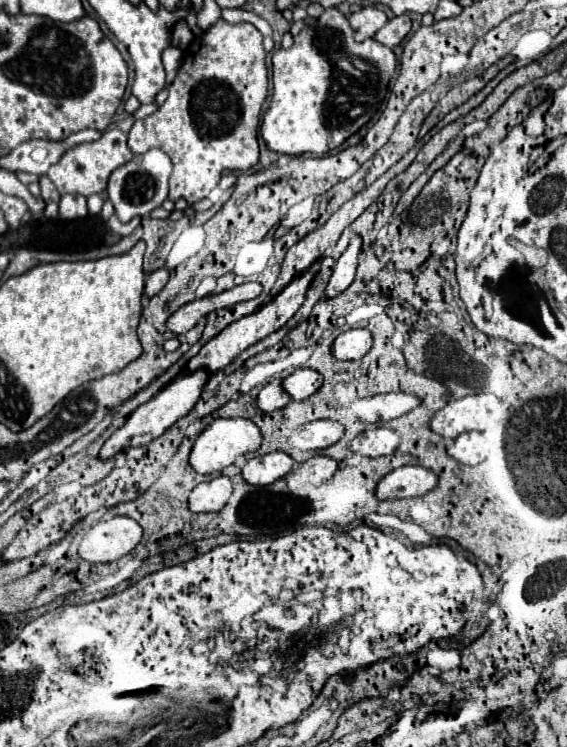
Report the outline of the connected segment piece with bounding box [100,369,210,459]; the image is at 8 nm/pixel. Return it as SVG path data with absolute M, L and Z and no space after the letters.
M198 369L198 371L184 371L182 375L178 375L170 385L166 385L160 393L156 393L148 403L140 405L126 421L124 427L120 427L118 431L112 433L112 437L102 445L100 449L100 459L108 459L108 457L114 457L116 453L124 451L126 447L138 447L138 445L144 445L152 439L156 439L158 435L162 435L168 427L172 427L178 419L186 417L192 407L196 405L196 401L200 399L200 393L208 381L208 371L206 369Z

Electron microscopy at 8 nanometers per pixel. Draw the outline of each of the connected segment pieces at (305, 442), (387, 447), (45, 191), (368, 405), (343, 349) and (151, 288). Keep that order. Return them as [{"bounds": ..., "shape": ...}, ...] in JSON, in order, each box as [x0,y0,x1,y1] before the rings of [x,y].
[{"bounds":[292,419,344,451],"shape":[[[318,419],[308,425],[302,425],[292,433],[292,445],[302,451],[326,449],[338,443],[344,435],[344,427],[332,419]]]},{"bounds":[352,427,400,457],"shape":[[[376,427],[360,433],[352,441],[352,451],[366,457],[382,457],[394,453],[398,445],[400,445],[400,437],[396,431],[386,427]]]},{"bounds":[40,175,60,203],"shape":[[[46,175],[40,179],[40,187],[42,187],[42,199],[44,199],[44,201],[56,201],[56,203],[60,201],[58,189],[52,185],[52,181],[48,181]]]},{"bounds":[354,393,422,423],"shape":[[[384,393],[356,401],[354,413],[366,423],[384,423],[416,409],[422,401],[408,393]]]},{"bounds":[332,329,372,361],"shape":[[[350,329],[336,337],[332,345],[332,355],[340,361],[362,359],[372,347],[372,333],[368,329]]]},{"bounds":[144,269,168,297],"shape":[[[158,269],[158,271],[154,271],[154,273],[150,273],[148,277],[146,277],[146,285],[144,285],[144,295],[146,297],[154,297],[156,293],[160,293],[160,289],[166,285],[166,281],[168,281],[168,269]]]}]

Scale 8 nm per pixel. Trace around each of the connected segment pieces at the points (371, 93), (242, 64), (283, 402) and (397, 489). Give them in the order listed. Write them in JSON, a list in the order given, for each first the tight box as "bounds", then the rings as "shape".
[{"bounds":[260,7,396,155],"shape":[[[330,7],[294,37],[294,45],[290,49],[278,49],[272,55],[274,91],[270,107],[262,117],[260,135],[264,137],[268,149],[272,149],[274,153],[322,155],[326,151],[332,151],[340,147],[350,135],[354,135],[362,125],[366,125],[372,119],[372,115],[380,109],[394,71],[396,55],[392,53],[392,49],[380,45],[374,39],[356,43],[354,31],[346,15],[340,13],[336,7]]]},{"bounds":[128,19,268,205],"shape":[[[218,19],[206,33],[194,37],[194,41],[190,43],[190,47],[184,51],[184,63],[182,63],[182,67],[178,69],[178,75],[176,75],[176,79],[174,79],[172,85],[170,85],[170,95],[168,95],[168,99],[166,99],[152,115],[148,115],[146,119],[140,119],[140,121],[136,121],[136,123],[132,125],[132,129],[130,129],[130,133],[128,133],[128,147],[130,147],[136,155],[142,155],[142,153],[146,153],[146,151],[152,149],[152,147],[158,147],[158,149],[162,149],[164,153],[170,155],[174,169],[172,169],[172,175],[170,175],[170,195],[168,195],[168,197],[170,197],[172,201],[184,199],[188,205],[192,205],[192,203],[196,203],[196,201],[208,197],[208,193],[218,185],[218,181],[220,181],[220,177],[222,177],[224,171],[246,171],[246,169],[254,167],[254,165],[258,163],[258,157],[260,157],[260,149],[258,149],[260,109],[262,109],[262,103],[264,103],[264,99],[266,99],[266,95],[268,95],[268,71],[266,71],[264,59],[266,59],[266,51],[264,51],[264,47],[262,47],[262,35],[260,35],[260,31],[258,31],[252,23],[234,23],[234,25],[230,25],[230,23],[226,23],[224,19]]]},{"bounds":[256,381,290,413],"shape":[[[272,381],[266,387],[262,387],[262,391],[258,393],[258,399],[256,399],[258,407],[266,413],[272,413],[272,411],[278,411],[278,409],[286,407],[288,401],[290,401],[290,397],[278,381]]]},{"bounds":[376,465,438,499],"shape":[[[406,465],[390,471],[376,487],[378,499],[420,497],[438,485],[438,477],[422,465]]]}]

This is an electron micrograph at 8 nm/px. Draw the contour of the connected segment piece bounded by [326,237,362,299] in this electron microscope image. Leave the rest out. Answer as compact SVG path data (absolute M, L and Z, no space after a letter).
M354 237L348 245L348 249L342 253L342 257L338 259L334 273L330 277L330 283L326 287L326 299L332 299L336 295L340 295L342 291L346 291L350 287L350 283L354 281L354 273L356 273L356 259L360 253L360 237Z

